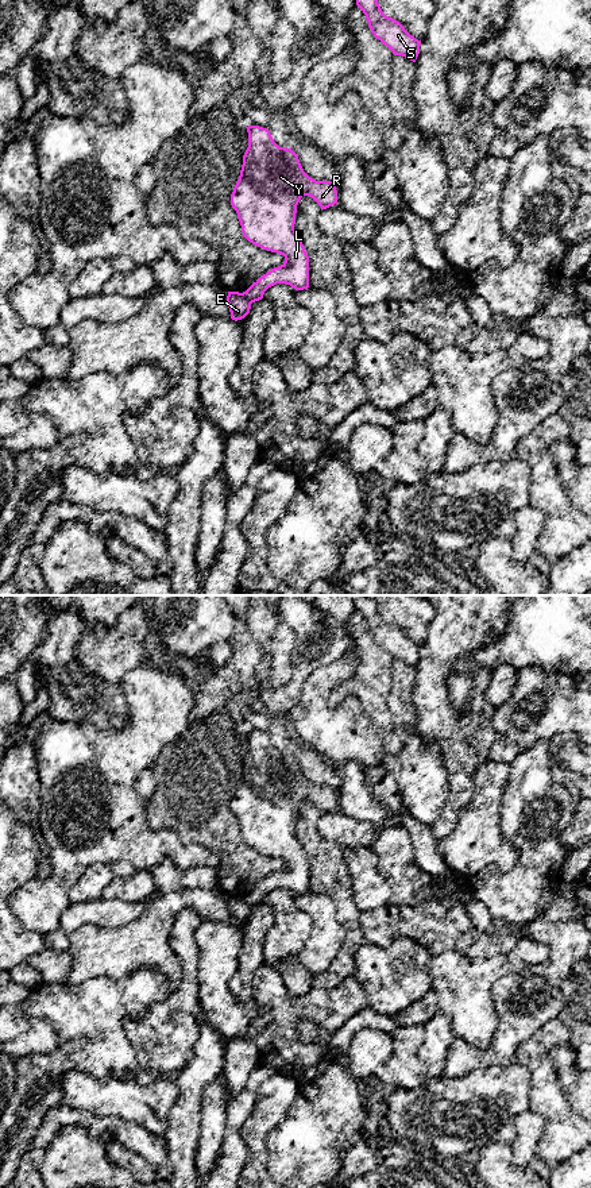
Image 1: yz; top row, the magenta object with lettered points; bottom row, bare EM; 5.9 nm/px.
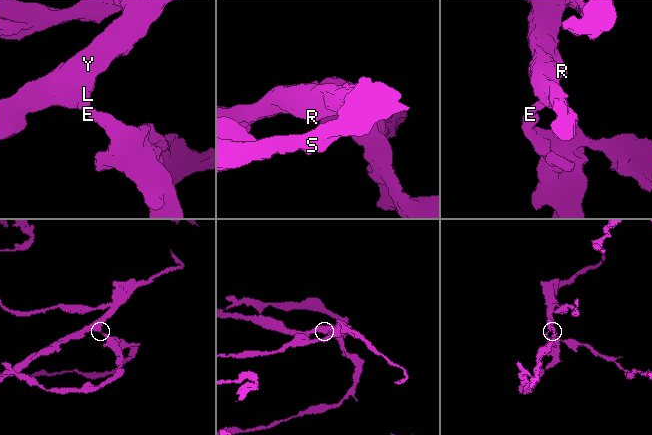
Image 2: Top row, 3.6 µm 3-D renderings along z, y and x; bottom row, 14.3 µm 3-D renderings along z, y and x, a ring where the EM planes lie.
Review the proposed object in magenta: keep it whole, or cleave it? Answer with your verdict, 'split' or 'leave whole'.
split

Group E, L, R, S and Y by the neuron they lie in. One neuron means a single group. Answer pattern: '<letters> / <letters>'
E / L R S Y

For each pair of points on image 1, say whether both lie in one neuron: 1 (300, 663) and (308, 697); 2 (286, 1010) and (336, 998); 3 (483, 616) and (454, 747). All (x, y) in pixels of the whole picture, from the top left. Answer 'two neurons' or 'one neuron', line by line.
1: two neurons
2: one neuron
3: one neuron

